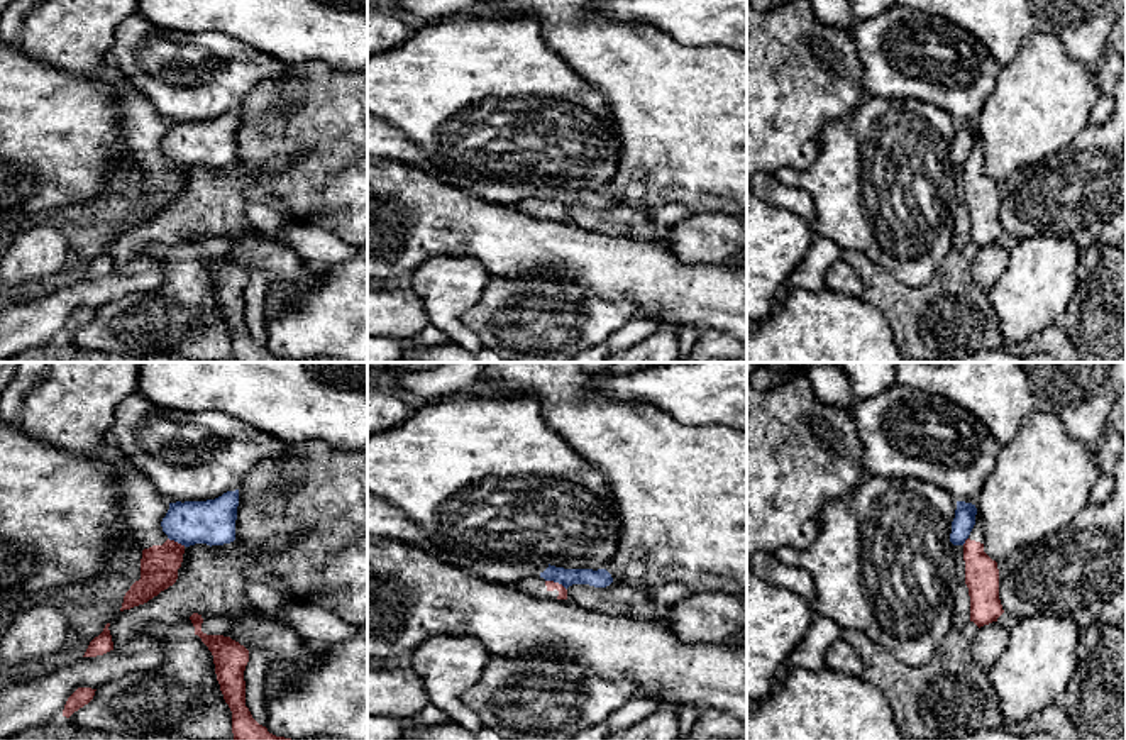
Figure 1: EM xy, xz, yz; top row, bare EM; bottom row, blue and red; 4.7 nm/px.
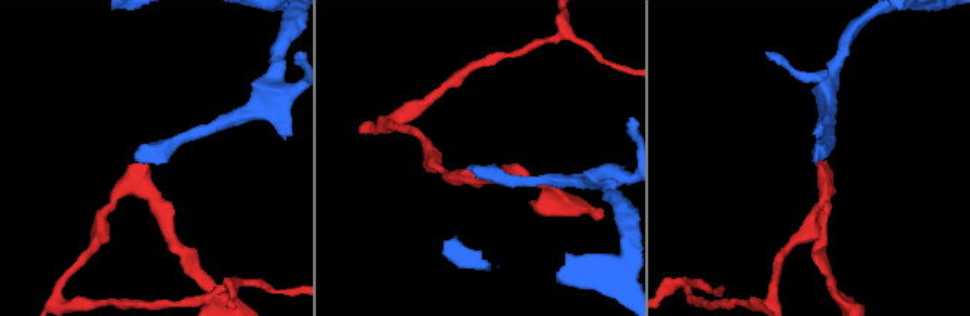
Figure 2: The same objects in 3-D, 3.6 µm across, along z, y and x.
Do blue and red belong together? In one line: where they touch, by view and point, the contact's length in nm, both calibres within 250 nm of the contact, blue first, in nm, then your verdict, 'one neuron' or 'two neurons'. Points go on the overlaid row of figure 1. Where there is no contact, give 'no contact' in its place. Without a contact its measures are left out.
contact xz (556, 581); length 120 nm; calibres 90 and 50 nm; two neurons

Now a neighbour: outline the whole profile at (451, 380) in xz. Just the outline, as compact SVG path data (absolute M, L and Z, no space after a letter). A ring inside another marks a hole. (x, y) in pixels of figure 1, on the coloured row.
M444 362L439 367L393 378L393 384L428 400L469 396L486 362Z

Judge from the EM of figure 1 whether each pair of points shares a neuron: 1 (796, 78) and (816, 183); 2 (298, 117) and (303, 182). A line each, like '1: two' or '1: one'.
1: two
2: one

